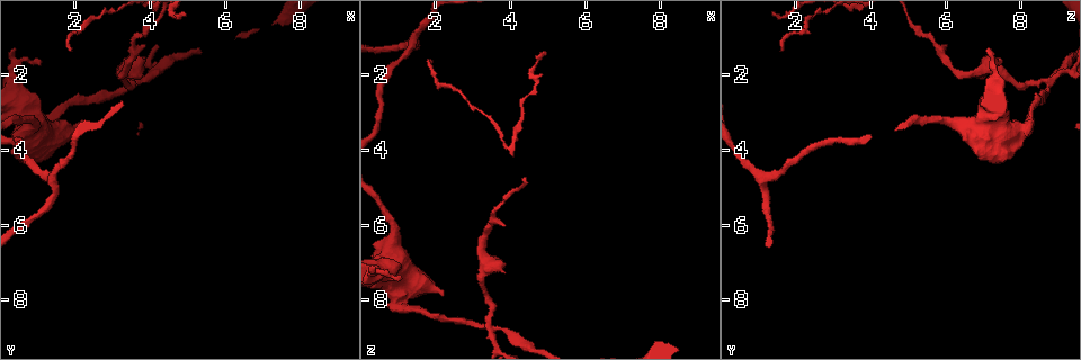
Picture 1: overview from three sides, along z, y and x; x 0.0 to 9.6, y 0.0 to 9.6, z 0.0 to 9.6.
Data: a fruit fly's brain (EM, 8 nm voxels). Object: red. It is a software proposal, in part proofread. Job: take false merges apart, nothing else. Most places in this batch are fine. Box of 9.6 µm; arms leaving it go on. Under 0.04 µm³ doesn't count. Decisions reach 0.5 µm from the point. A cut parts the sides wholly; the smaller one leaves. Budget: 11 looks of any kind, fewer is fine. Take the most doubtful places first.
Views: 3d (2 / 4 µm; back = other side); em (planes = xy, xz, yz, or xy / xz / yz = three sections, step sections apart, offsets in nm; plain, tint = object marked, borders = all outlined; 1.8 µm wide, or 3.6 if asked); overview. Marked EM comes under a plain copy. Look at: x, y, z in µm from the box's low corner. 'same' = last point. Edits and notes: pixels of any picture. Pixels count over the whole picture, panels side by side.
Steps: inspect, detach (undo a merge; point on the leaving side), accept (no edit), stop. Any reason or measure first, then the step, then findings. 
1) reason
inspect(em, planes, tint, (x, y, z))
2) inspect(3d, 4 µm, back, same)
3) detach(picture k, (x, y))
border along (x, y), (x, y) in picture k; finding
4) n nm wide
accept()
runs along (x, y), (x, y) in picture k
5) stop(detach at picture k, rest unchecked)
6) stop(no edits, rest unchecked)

thin neck
inspect(3d, 2 µm, back, (3.35, 2.25, 8.70))

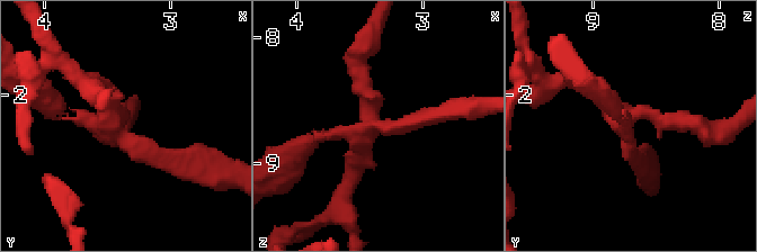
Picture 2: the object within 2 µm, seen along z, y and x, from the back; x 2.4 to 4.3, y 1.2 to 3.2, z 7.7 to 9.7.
inspect(em, planes, tint, (3.38, 2.28, 8.72))

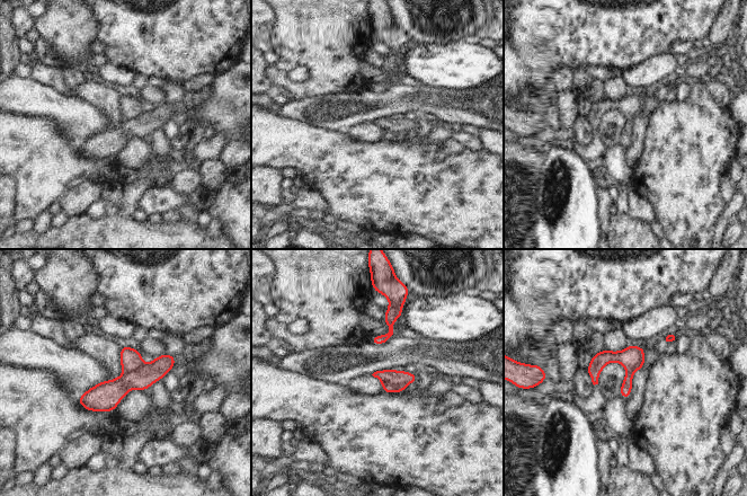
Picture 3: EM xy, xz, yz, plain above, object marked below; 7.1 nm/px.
160 nm wide
detach(picture 3, (387, 387))
a second neuron is stuck on

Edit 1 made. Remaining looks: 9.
inspect(overview)

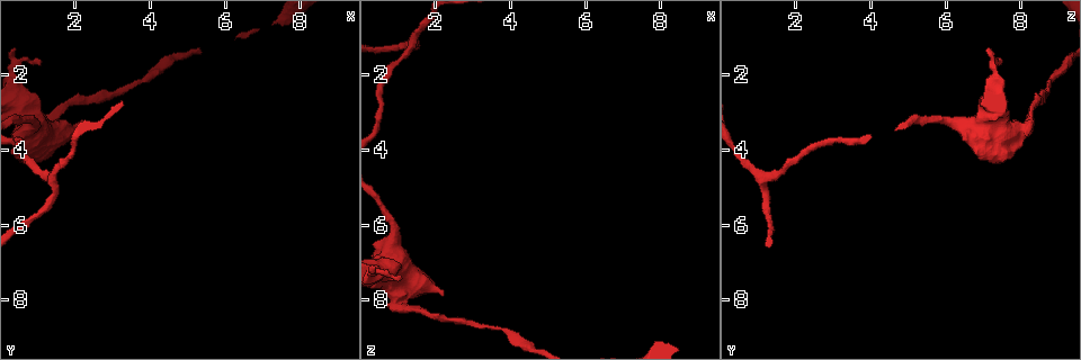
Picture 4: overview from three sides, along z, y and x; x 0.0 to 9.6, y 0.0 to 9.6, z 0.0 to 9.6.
four-way junction
inspect(3d, 2 µm, (1.00, 3.55, 7.80))

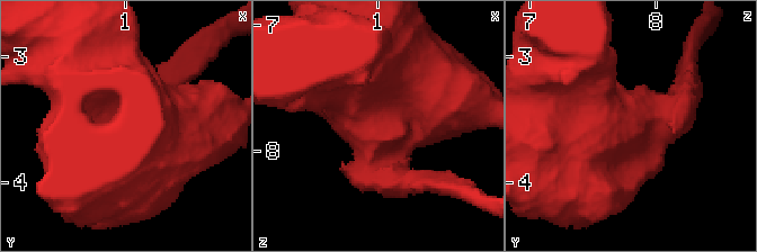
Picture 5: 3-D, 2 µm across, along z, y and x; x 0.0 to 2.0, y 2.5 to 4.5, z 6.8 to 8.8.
4 arms
inspect(em, 3.6 µm, planes, borders, (0.92, 3.48, 7.76))

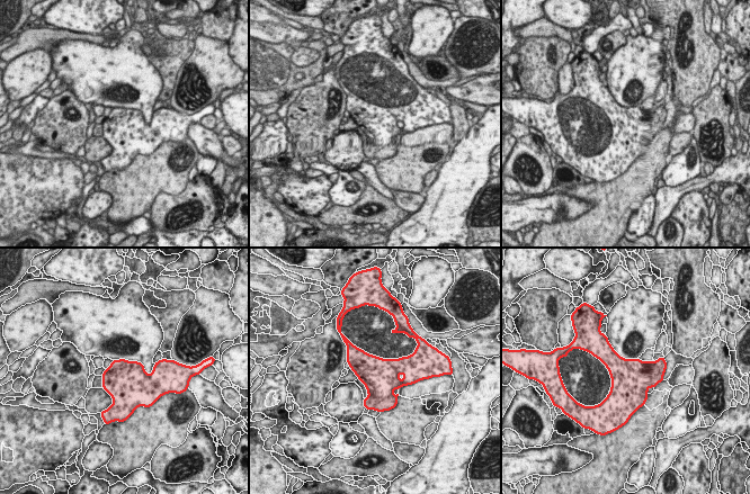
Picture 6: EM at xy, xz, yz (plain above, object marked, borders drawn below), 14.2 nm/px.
accept()
continuous, no second neuron

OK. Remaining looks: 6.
a fork
inspect(3d, 4 µm, (1.40, 4.65, 1.05))

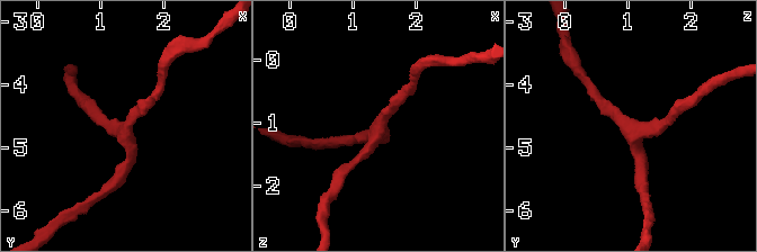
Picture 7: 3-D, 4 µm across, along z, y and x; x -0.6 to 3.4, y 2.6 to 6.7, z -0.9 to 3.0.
3 arms
inspect(em, xy, step 4, tint, (1.40, 4.65, 1.00))

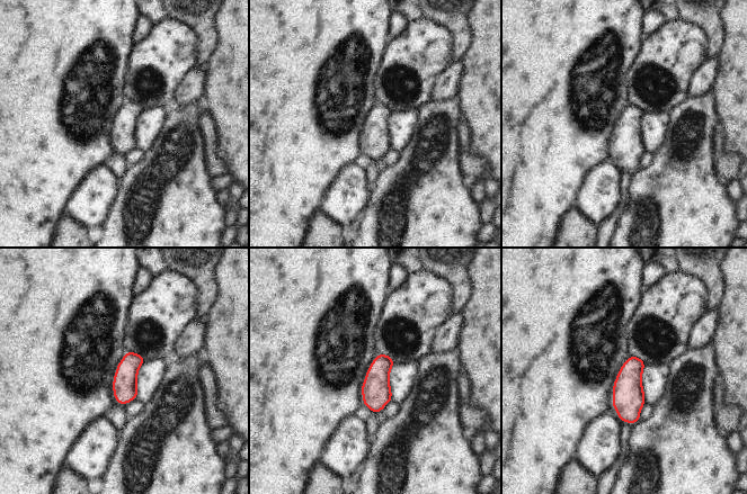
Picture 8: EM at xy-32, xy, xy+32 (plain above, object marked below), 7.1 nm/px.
180 nm wide
accept()
continuous, no second neuron

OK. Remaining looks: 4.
thick turns thin
inspect(em, planes, tint, (0.90, 3.20, 5.95))

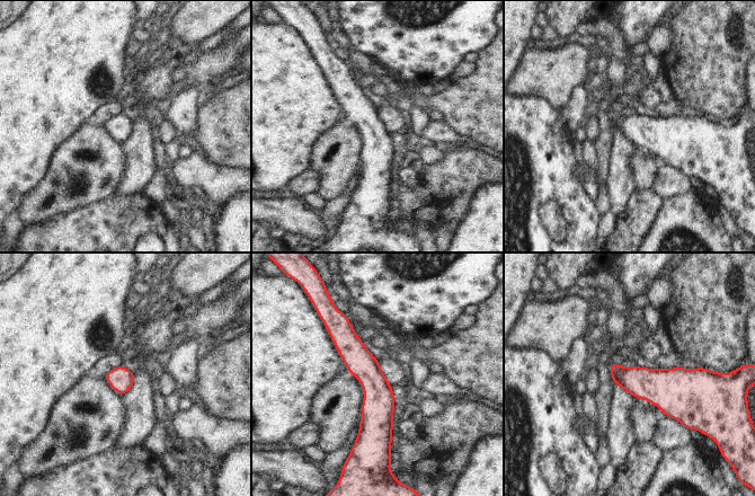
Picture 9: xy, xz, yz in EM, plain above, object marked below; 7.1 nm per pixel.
180 nm wide
accept()
continuous, no second neuron

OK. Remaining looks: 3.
stop(detach at picture 3, rest unchecked)

